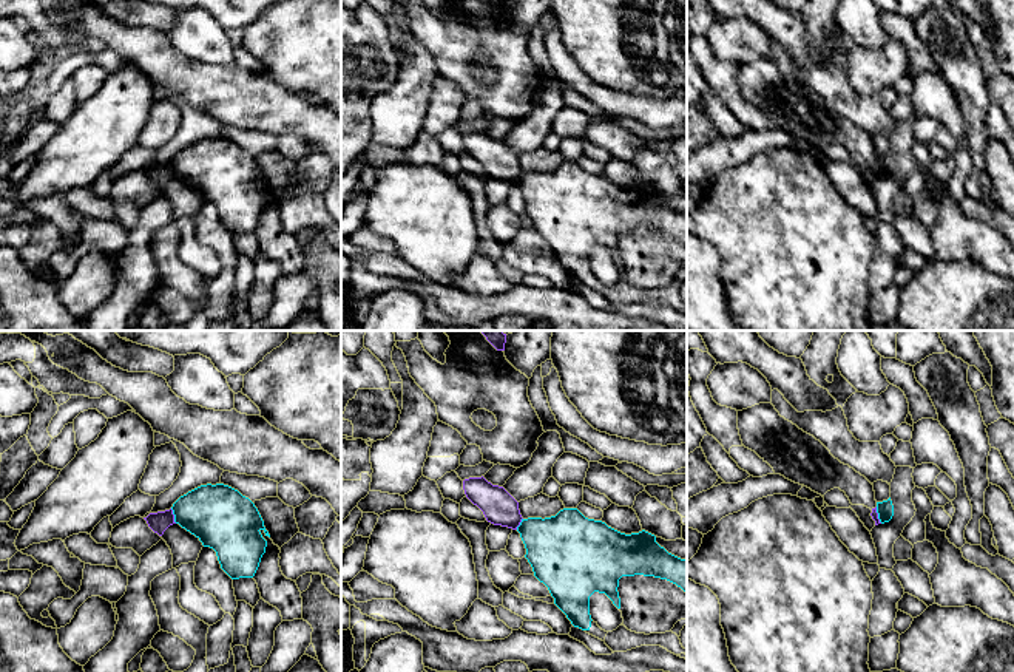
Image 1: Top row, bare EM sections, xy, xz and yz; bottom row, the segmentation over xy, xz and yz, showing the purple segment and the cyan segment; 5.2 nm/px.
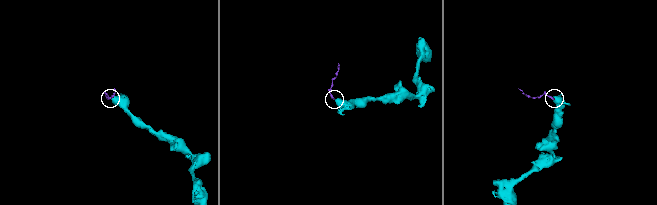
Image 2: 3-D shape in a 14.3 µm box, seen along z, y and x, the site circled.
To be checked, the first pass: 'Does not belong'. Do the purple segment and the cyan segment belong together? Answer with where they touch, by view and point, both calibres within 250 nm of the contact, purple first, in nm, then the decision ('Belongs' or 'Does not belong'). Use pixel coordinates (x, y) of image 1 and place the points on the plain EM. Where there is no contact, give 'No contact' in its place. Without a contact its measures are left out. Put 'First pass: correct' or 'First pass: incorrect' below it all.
Touches purple at xy (173, 170). Thickness 100 nm (purple) against 320 nm. Does not belong
First pass: correct

